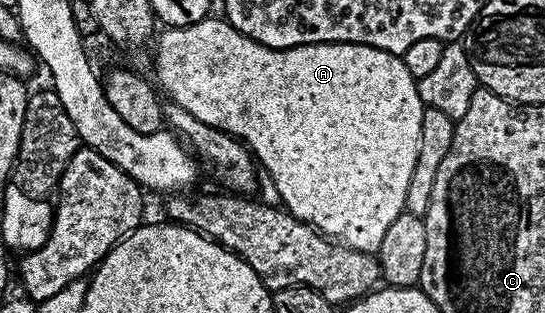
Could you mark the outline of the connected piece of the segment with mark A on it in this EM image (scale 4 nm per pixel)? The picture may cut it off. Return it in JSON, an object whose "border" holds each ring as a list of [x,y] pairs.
{"border":[[[208,17],[188,27],[169,27],[158,32],[154,40],[156,43],[153,79],[161,88],[162,94],[170,102],[185,109],[185,113],[193,113],[197,121],[216,127],[219,131],[242,141],[247,150],[255,156],[265,175],[267,170],[267,175],[279,194],[278,202],[291,214],[296,215],[302,223],[311,224],[332,240],[344,243],[355,251],[378,252],[389,225],[393,225],[393,221],[397,221],[397,217],[405,210],[405,193],[409,190],[409,177],[413,177],[413,165],[417,165],[417,149],[421,137],[424,105],[419,96],[419,84],[411,76],[409,69],[405,69],[402,58],[360,43],[310,43],[285,49],[266,47],[245,37],[245,33],[233,29],[233,25],[228,23],[226,18],[215,18]]]}

